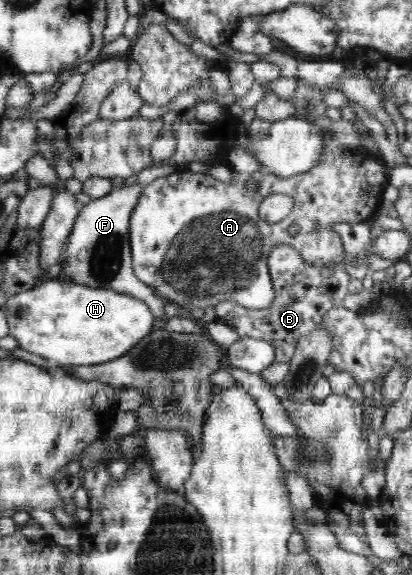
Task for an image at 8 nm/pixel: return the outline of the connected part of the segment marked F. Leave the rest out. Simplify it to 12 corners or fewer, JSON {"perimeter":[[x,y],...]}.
{"perimeter":[[139,184],[81,207],[59,277],[163,301],[134,274],[129,218]]}

